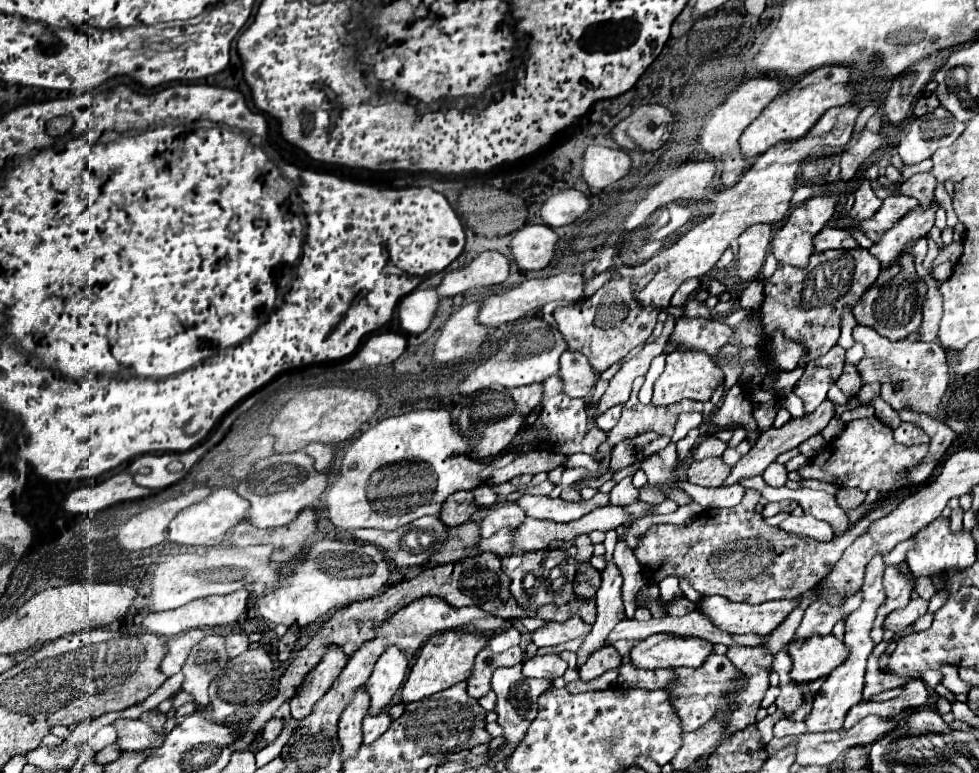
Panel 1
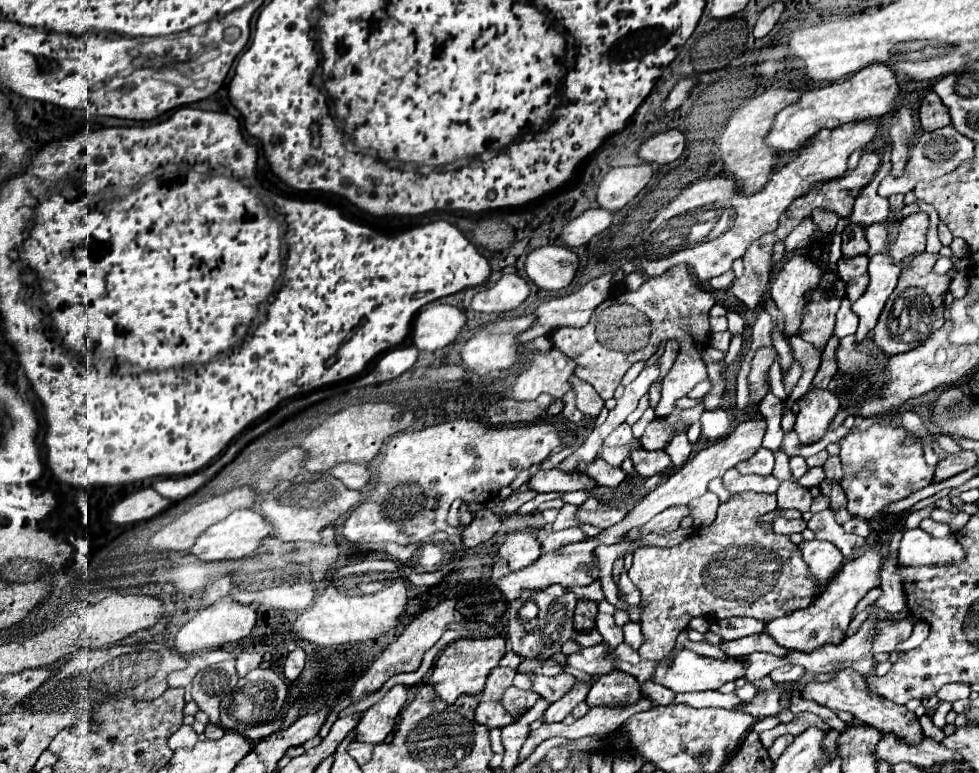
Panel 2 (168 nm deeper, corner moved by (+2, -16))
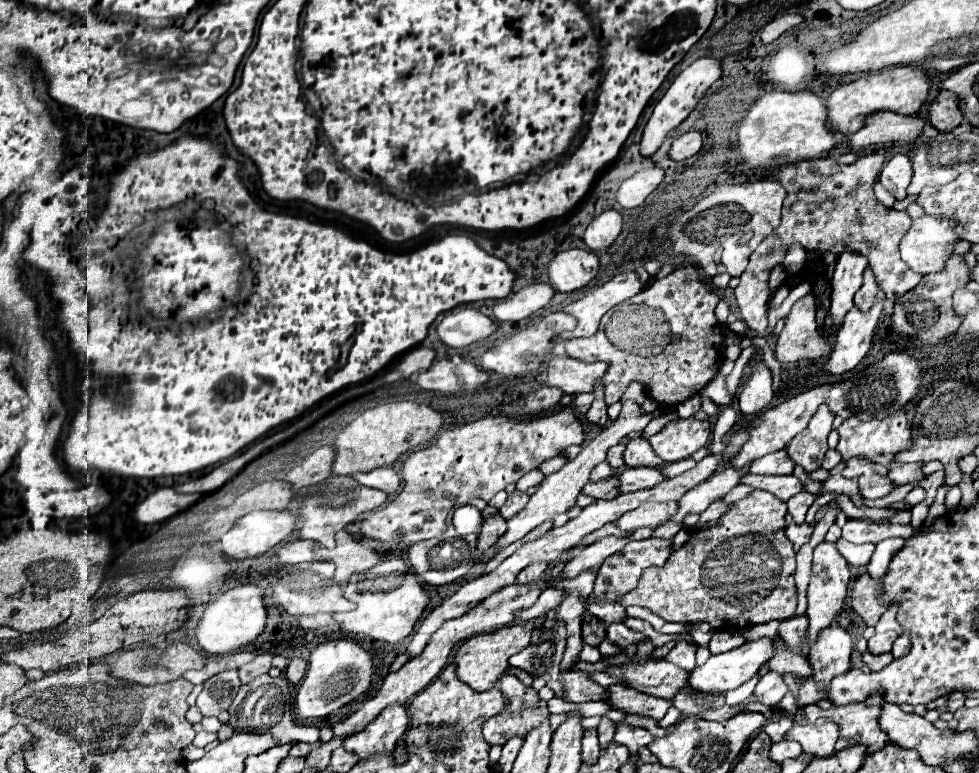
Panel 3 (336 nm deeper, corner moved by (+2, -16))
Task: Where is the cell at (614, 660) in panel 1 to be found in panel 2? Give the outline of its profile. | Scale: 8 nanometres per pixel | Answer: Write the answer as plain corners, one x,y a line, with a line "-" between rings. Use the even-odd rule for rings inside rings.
615,670
611,674
599,676
585,700
589,706
627,706
635,704
641,698
639,682
621,670

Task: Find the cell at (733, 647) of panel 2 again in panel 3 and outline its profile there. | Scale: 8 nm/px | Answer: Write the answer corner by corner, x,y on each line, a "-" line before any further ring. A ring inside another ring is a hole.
715,632
709,642
709,650
711,650
711,654
719,654
719,652
735,650
745,642
747,640
739,632

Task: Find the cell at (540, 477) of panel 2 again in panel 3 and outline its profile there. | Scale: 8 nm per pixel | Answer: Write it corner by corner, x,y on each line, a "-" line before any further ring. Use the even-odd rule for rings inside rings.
611,476
611,478
599,480
599,482
587,482
587,484
583,486
583,494
591,496
591,498
611,500
613,496
619,494
619,490
617,490
617,478

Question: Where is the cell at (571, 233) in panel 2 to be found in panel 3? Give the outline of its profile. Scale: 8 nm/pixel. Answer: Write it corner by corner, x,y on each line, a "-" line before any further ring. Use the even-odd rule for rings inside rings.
605,210
599,216
593,218
593,222
587,226
583,242
589,250
601,250
615,242
623,226
623,218
617,210

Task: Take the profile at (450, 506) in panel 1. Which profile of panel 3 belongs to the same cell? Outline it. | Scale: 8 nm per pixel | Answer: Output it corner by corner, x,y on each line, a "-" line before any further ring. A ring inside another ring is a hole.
487,508
485,510
485,520
481,524
479,540
477,540
477,550
485,552
487,548
491,548
505,534
505,528
507,528
507,522
499,514
499,510

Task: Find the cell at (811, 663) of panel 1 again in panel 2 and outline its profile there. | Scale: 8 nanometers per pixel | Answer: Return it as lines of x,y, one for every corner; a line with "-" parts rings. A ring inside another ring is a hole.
847,668
847,670
841,670
841,672
835,672
833,678
829,682
811,682
805,686
803,690
803,696
807,700
815,700
831,710
845,710
845,712
851,712
857,720
877,728
879,732
883,734
895,734
899,740
907,742
907,744
919,744
923,740
923,730
919,726
919,720
913,712
909,712
905,706
899,706
899,704
893,704
891,700
885,700
881,696
875,696
873,692
867,690
865,686
865,676
861,676
859,672

